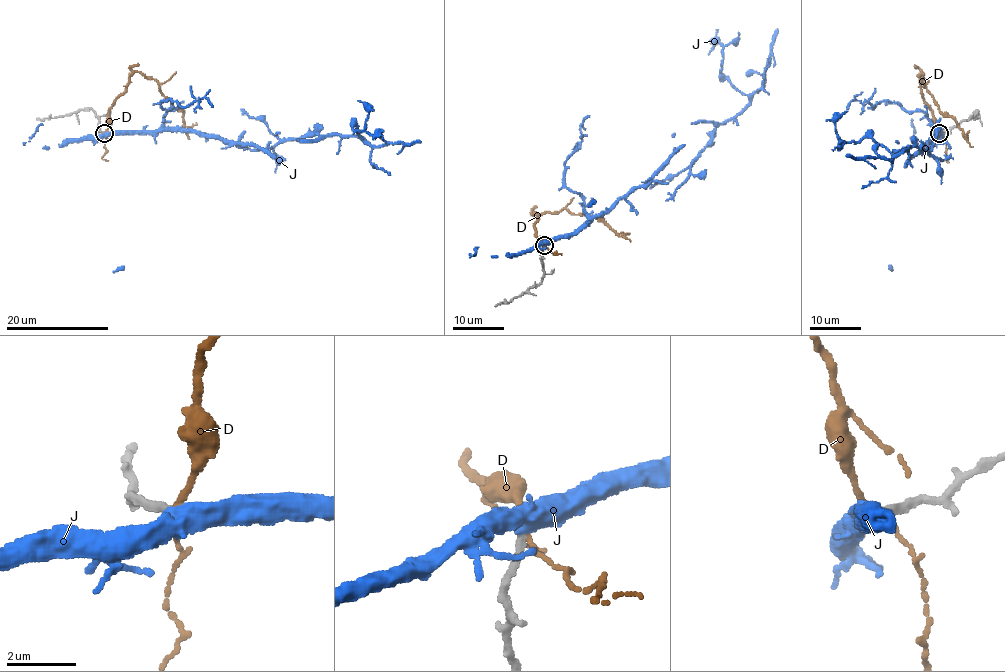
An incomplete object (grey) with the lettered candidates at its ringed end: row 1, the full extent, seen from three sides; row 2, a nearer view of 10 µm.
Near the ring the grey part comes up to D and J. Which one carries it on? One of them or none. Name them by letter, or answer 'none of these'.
J

